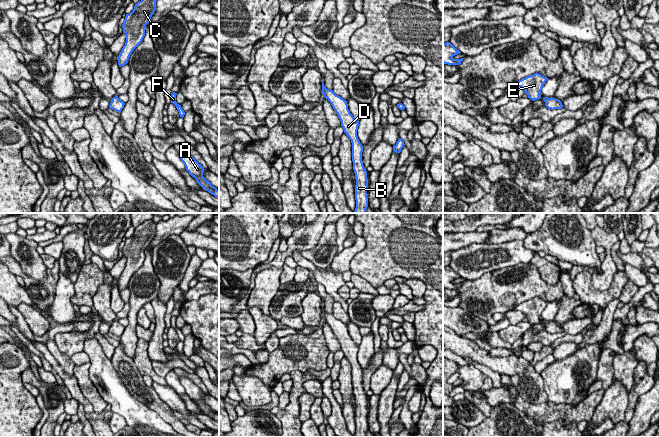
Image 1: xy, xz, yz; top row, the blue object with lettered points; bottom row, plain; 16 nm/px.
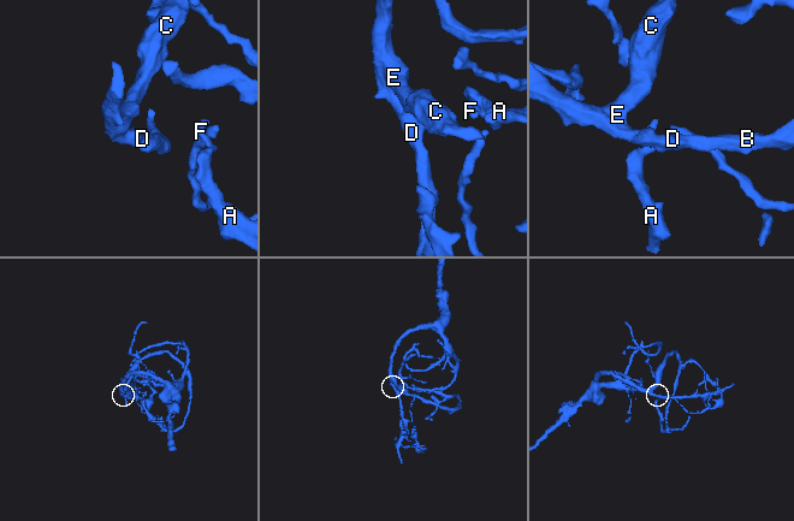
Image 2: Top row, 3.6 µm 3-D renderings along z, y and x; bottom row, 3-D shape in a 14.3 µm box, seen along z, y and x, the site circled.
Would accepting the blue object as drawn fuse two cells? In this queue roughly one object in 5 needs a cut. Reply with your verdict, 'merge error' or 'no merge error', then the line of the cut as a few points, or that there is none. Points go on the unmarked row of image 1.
no merge error | no cut

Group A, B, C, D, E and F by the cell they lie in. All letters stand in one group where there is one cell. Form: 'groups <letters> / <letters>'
groups A B C D E F

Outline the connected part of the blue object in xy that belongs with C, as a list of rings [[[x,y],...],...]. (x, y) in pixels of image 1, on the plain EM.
[[[152,219],[146,220],[135,228],[131,237],[126,238],[122,249],[126,266],[117,281],[119,291],[128,287],[131,277],[142,266],[145,260],[145,250],[156,234],[156,225],[157,223],[154,223]]]

